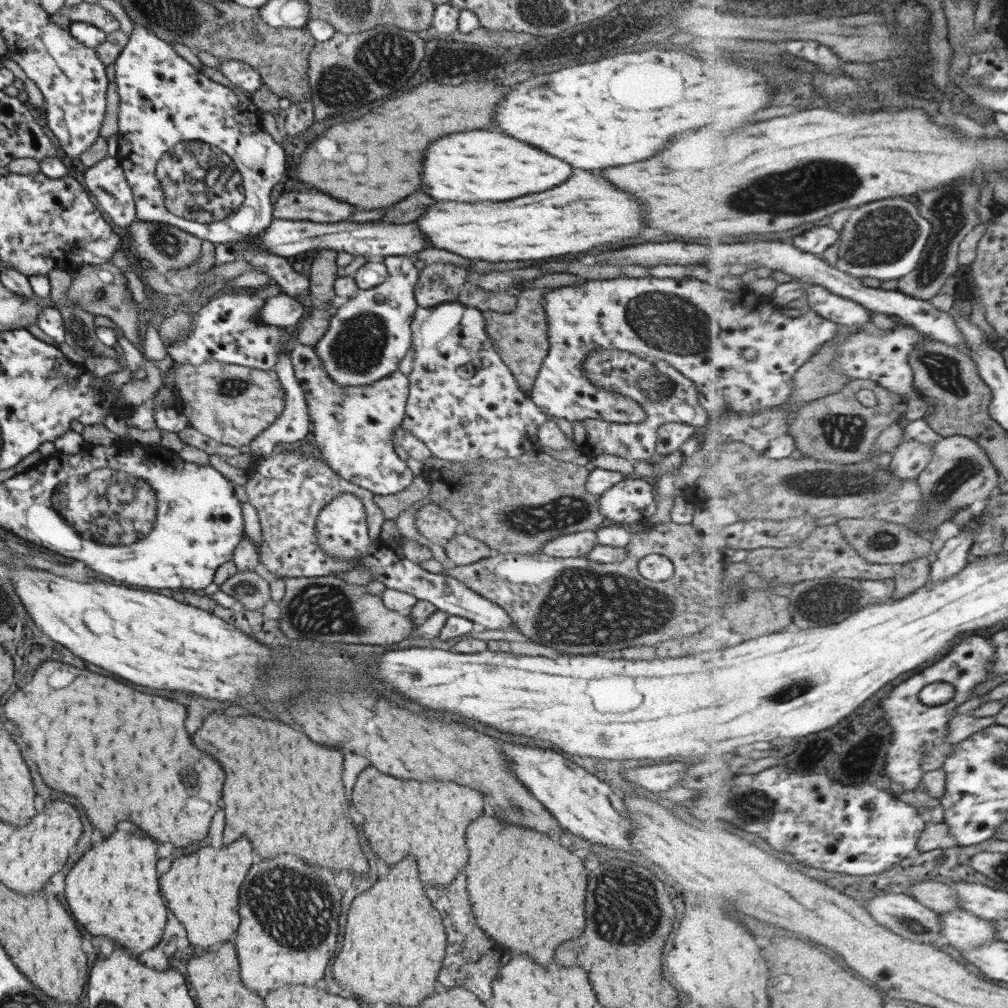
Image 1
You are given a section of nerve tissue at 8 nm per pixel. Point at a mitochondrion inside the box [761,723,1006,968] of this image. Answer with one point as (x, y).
(902, 920)

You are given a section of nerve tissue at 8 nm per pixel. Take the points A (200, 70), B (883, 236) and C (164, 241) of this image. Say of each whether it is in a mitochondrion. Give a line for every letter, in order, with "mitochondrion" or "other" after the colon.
A: other
B: mitochondrion
C: mitochondrion

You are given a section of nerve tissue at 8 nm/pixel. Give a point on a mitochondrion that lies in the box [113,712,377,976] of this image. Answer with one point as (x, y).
(279, 887)

